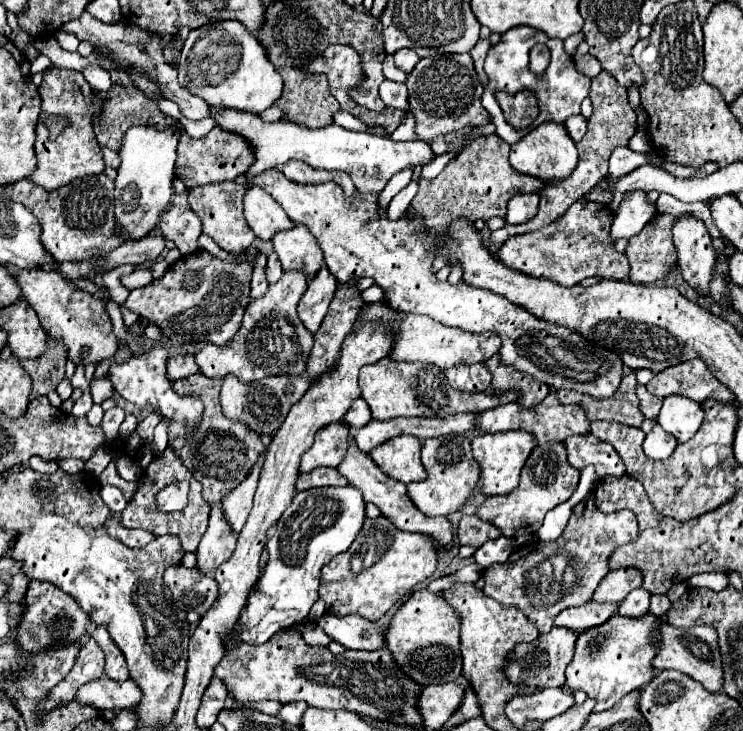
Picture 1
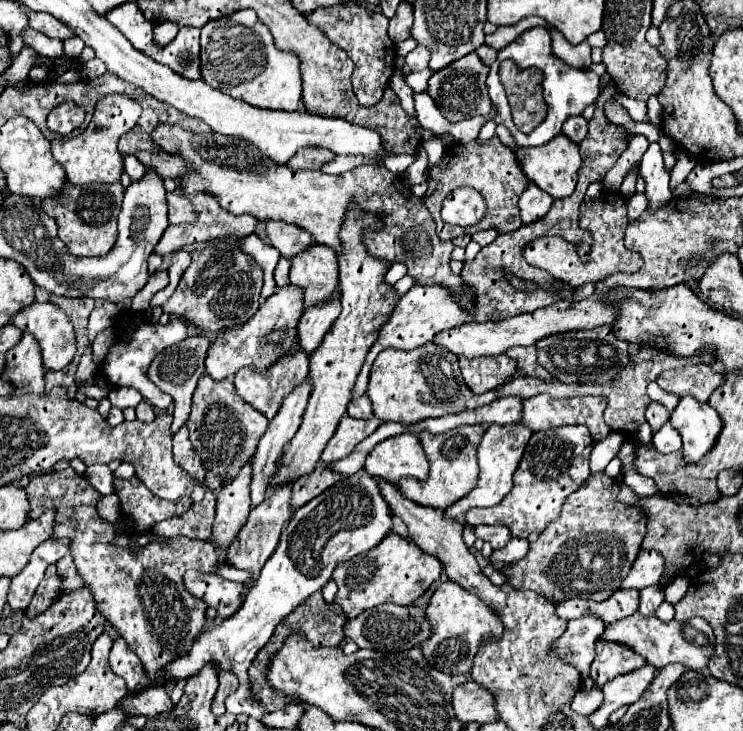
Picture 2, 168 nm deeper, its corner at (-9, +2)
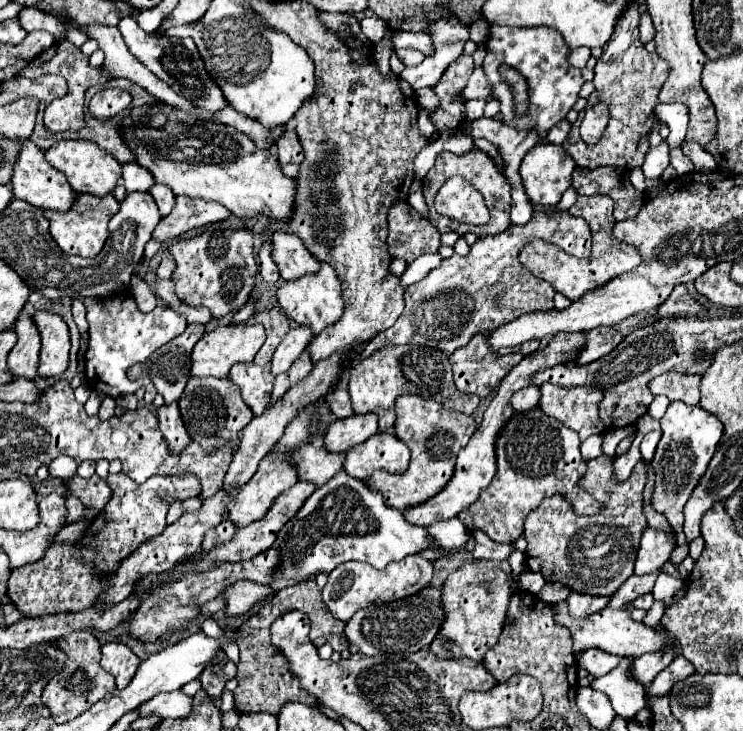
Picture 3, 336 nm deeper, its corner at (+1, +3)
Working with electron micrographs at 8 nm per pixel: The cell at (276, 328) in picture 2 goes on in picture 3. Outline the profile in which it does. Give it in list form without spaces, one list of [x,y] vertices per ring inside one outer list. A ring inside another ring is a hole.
[[[218,325],[206,331],[192,349],[192,377],[228,377],[234,363],[250,363],[266,339],[262,325]]]

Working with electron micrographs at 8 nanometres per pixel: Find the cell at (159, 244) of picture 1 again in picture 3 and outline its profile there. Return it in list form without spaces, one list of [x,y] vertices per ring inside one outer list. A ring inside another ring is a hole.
[[[176,197],[174,209],[166,217],[160,219],[152,237],[160,243],[172,241],[194,227],[202,227],[206,223],[228,219],[228,217],[230,217],[230,211],[218,205],[216,201]]]

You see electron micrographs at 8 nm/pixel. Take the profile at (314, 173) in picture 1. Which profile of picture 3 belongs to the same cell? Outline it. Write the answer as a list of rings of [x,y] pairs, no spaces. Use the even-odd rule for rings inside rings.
[[[294,119],[286,123],[286,133],[276,141],[276,151],[278,151],[278,161],[282,165],[286,165],[286,163],[300,163],[304,159],[302,145],[300,145],[298,135],[294,131]]]

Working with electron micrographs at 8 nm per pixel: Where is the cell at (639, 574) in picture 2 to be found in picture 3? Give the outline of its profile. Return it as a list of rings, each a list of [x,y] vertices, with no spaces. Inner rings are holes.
[[[648,527],[642,533],[642,543],[640,543],[634,573],[644,575],[644,573],[656,571],[658,567],[662,567],[670,559],[670,553],[674,549],[676,549],[676,533],[674,531],[664,533],[660,529]]]

